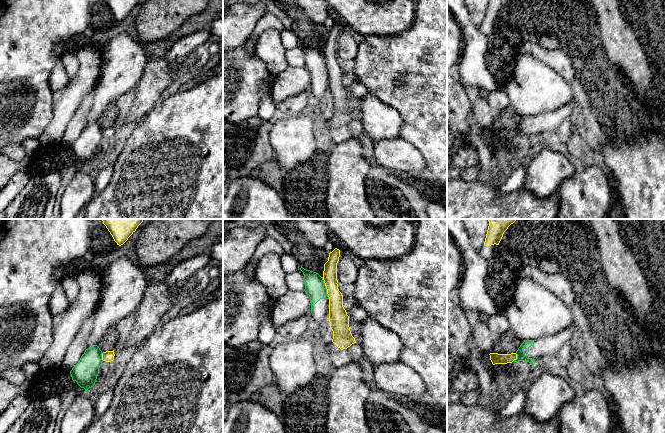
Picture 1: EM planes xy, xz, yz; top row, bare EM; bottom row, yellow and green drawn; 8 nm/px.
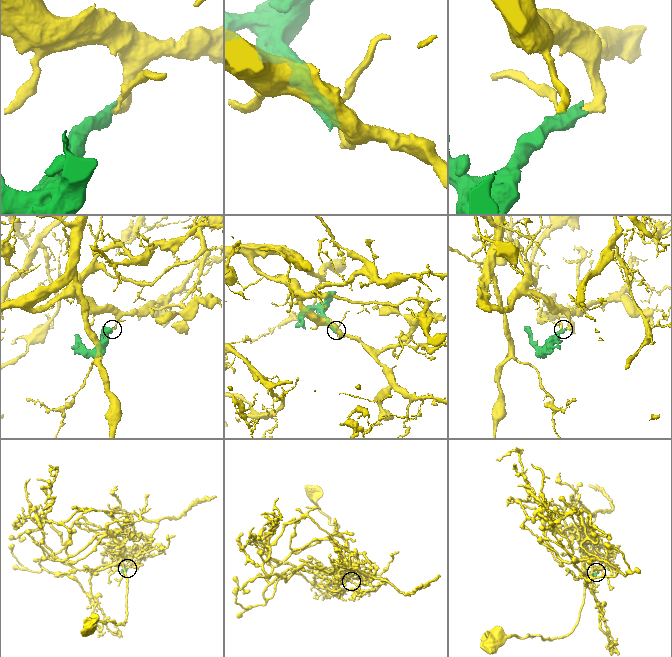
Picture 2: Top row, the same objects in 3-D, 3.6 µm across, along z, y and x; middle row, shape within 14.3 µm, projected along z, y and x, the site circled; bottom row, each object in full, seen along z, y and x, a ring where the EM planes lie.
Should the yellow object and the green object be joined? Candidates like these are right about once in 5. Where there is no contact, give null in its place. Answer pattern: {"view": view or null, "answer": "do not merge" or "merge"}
{"view": "xz", "answer": "do not merge"}

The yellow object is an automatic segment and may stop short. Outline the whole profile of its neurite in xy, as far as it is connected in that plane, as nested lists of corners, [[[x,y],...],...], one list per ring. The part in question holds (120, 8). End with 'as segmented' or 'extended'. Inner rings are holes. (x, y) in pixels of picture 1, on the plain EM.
[[[104,0],[117,21],[123,21],[140,0]]]; as segmented

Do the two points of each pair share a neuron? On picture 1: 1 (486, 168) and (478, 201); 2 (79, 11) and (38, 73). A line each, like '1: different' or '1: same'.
1: different
2: same

